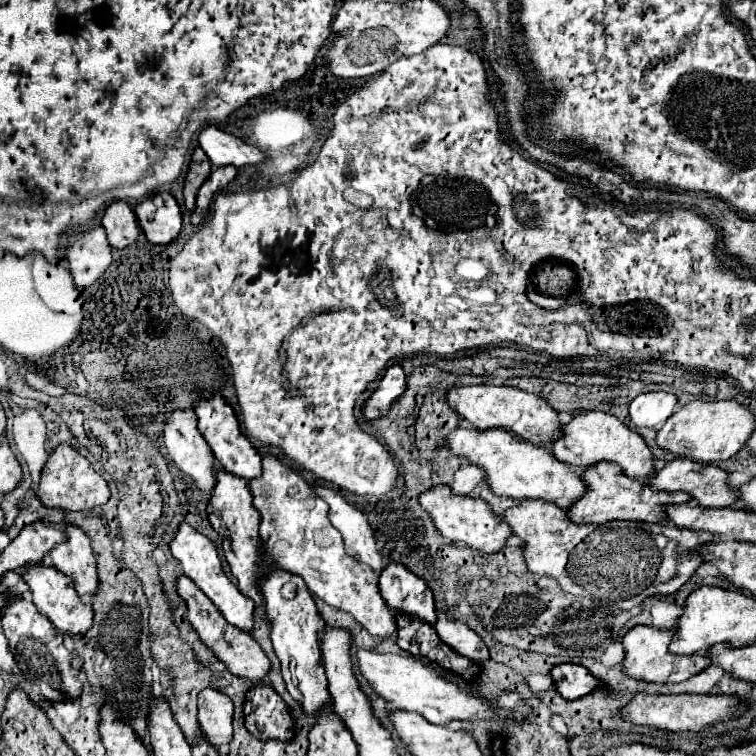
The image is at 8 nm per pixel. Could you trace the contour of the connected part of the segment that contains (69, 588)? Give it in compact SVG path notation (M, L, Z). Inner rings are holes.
M37 565L37 567L27 567L23 571L23 579L31 589L33 595L33 603L37 605L37 609L49 617L49 621L55 625L55 629L59 629L65 635L83 635L89 631L89 627L93 625L93 607L85 605L75 587L73 581L57 571L55 567L45 567L45 565Z

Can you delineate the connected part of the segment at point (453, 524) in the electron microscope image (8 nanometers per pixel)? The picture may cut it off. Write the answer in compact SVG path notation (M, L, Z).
M437 485L435 489L423 493L419 497L419 503L425 507L425 511L431 513L431 519L435 521L443 537L451 541L463 541L473 549L479 549L485 553L499 553L505 547L507 537L513 535L511 527L505 521L501 521L501 517L497 517L483 499L457 495L449 485Z

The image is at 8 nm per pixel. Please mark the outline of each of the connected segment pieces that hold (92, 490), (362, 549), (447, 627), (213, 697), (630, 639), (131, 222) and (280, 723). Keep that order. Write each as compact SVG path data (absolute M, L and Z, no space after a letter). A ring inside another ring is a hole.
M59 445L49 457L47 465L43 467L37 495L45 507L55 507L65 511L87 511L107 503L111 491L107 487L107 481L91 467L91 463L85 457L81 457L71 445Z
M313 487L313 491L329 505L329 521L343 535L345 551L349 551L349 555L373 567L373 571L381 573L383 559L375 549L373 529L365 513L361 513L355 505L347 503L335 489Z
M437 611L435 629L437 629L437 635L441 637L443 643L447 643L453 651L457 651L459 655L465 655L473 663L489 659L487 645L483 643L483 639L475 631L471 631L467 627L467 623L457 621L457 619L449 619L443 611Z
M205 689L199 697L199 725L209 745L219 749L233 739L233 701L217 689Z
M635 625L633 629L627 631L623 637L623 647L625 647L625 659L623 659L623 669L631 677L639 677L645 681L667 681L667 683L681 683L691 679L693 675L701 673L705 667L711 665L709 651L699 651L695 655L675 655L669 651L671 637L675 633L675 627L671 629L655 629L655 627L645 627L645 625Z
M113 201L101 219L101 225L107 233L107 241L115 249L123 249L137 241L139 223L133 209L125 201Z
M271 685L253 687L245 701L245 727L259 741L291 741L295 737L295 723L287 703L273 691Z

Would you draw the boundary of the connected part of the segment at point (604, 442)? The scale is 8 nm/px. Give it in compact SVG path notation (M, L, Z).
M597 411L579 413L569 425L565 425L563 437L553 441L551 451L557 459L561 459L569 465L581 467L581 469L597 465L599 461L613 461L613 463L623 465L625 475L629 475L633 479L645 481L655 473L655 459L653 459L651 449L643 441L643 437L637 431L631 431L621 419L617 419L613 415L597 413Z

